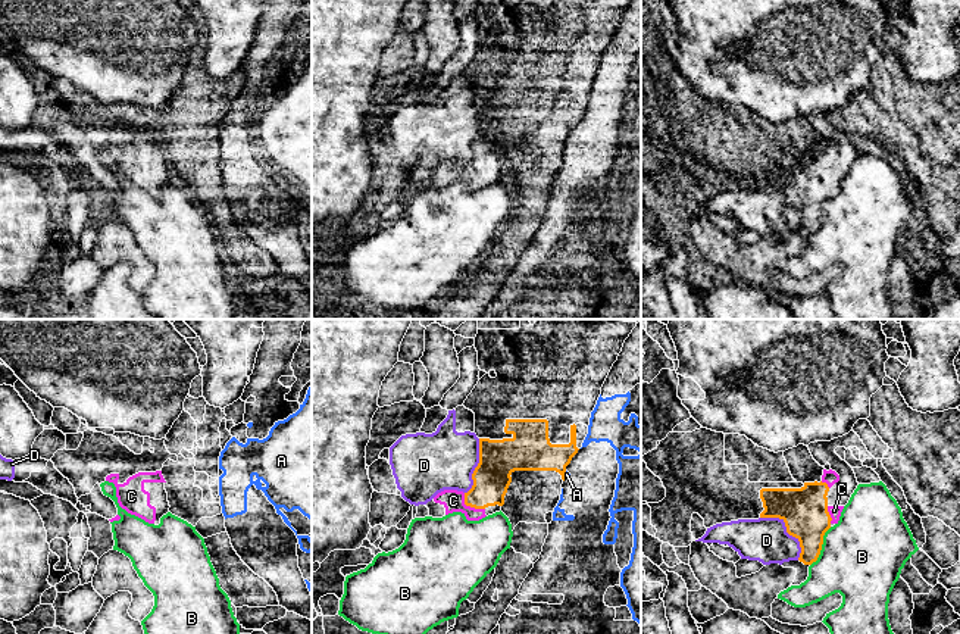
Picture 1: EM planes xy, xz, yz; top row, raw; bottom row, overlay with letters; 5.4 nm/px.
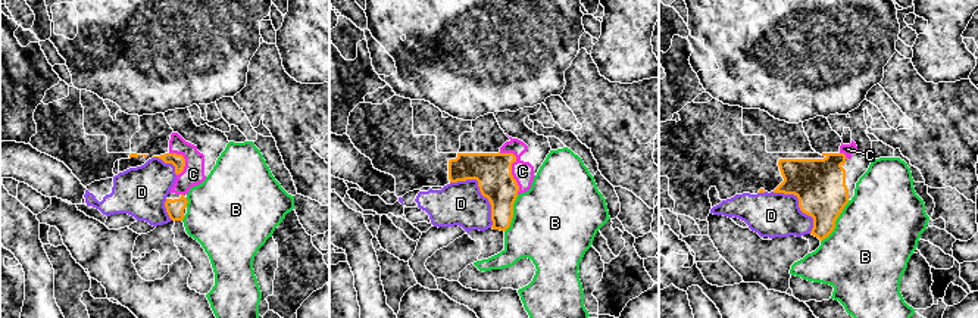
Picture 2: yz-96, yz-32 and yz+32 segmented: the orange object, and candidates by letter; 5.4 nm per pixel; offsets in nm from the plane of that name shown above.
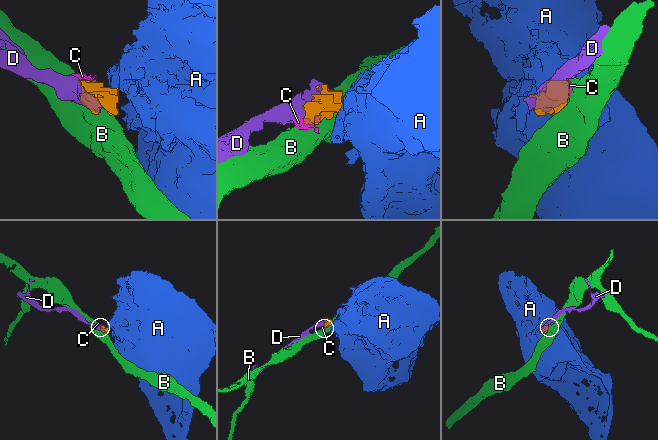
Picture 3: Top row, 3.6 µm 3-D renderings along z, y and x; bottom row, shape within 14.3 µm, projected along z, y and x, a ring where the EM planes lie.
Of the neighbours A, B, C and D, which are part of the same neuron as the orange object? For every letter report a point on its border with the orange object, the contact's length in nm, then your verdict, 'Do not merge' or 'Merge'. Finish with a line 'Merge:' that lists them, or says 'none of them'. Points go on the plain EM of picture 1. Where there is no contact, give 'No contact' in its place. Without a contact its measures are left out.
A: Touches orange at xz (563, 144). Shared border 40 nm. Do not merge
B: Touches orange at yz (821, 216). Shared border 240 nm. Do not merge
C: Touches orange at xz (469, 175). Shared border 150 nm. Merge
D: Touches orange at yz (787, 200). Shared border 320 nm. Do not merge
Merge: C

